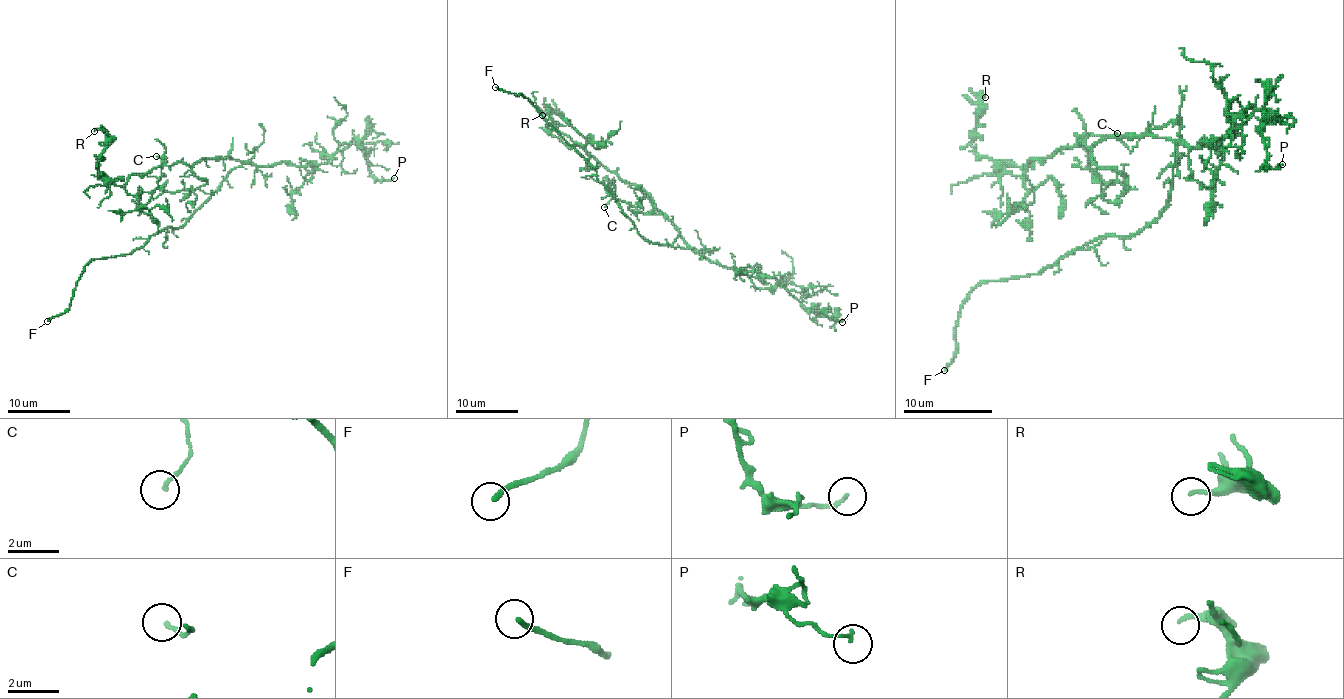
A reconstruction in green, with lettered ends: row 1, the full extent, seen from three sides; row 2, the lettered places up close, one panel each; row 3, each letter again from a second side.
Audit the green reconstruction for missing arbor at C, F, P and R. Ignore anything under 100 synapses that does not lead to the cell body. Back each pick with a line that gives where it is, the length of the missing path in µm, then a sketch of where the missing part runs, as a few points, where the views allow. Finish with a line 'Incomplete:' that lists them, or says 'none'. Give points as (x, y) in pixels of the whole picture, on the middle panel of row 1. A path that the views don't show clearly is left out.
F: at (495, 87); about 25 µm are missing
Incomplete: F

